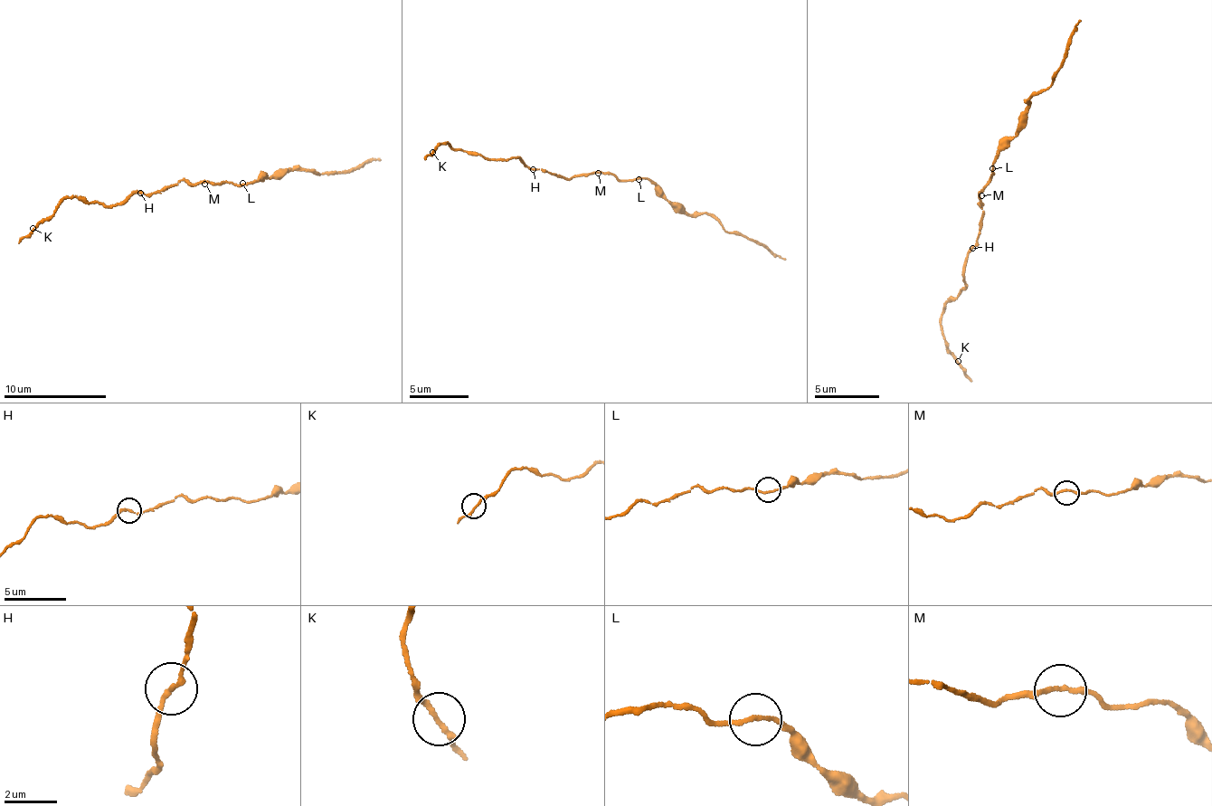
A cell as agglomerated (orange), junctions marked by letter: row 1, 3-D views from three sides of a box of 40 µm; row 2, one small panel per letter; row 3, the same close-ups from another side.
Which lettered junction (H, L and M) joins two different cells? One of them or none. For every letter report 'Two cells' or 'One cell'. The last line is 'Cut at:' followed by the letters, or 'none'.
H: One cell
L: One cell
M: One cell
Cut at: none

